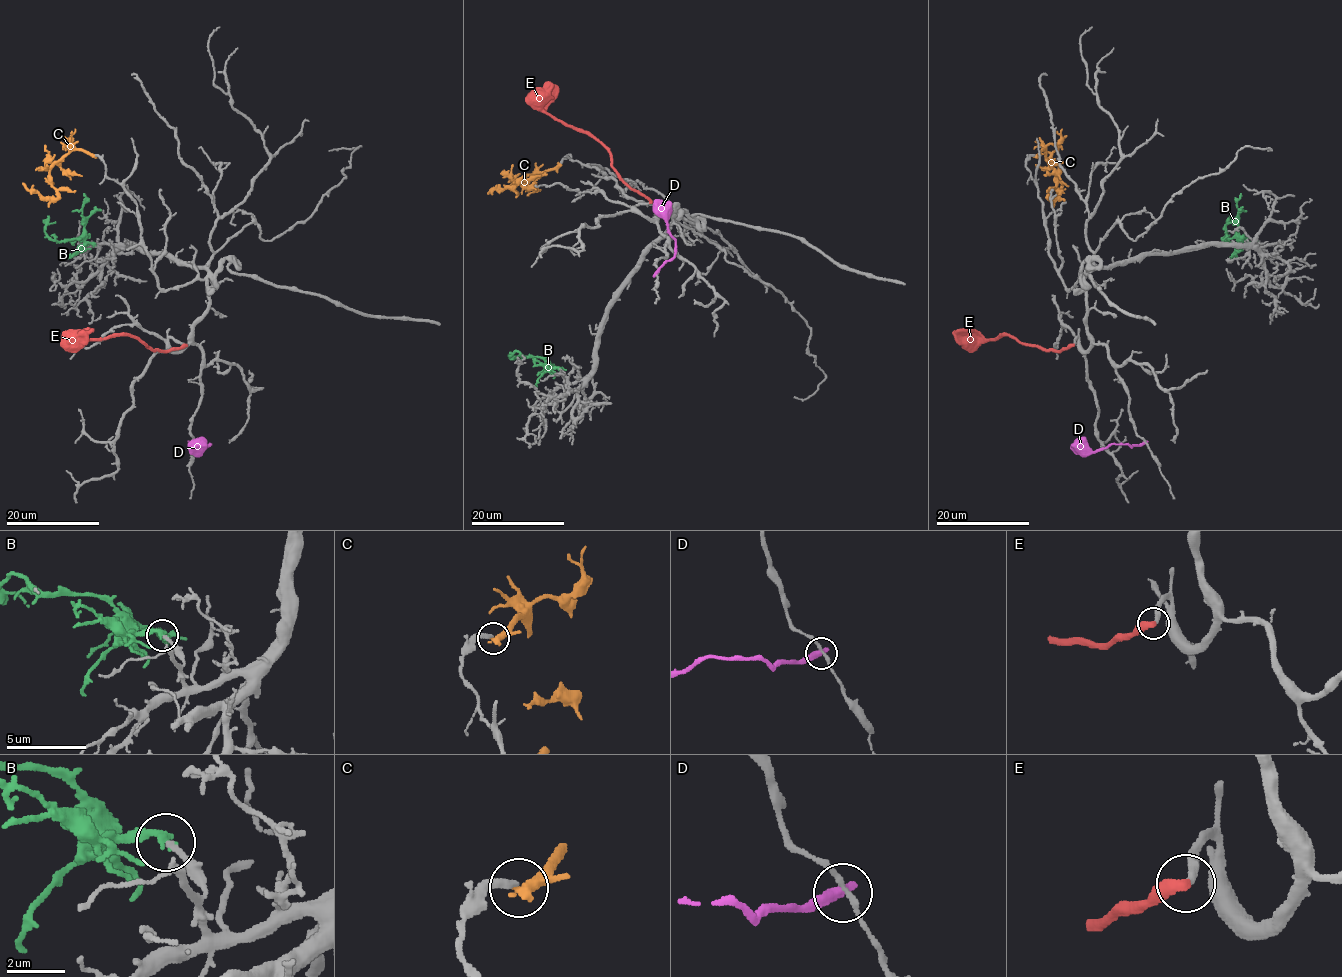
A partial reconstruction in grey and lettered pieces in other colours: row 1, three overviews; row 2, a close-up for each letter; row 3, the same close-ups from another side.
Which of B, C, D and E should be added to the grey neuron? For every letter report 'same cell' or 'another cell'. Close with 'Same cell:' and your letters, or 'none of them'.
B: another cell
C: another cell
D: another cell
E: same cell
Same cell: E

